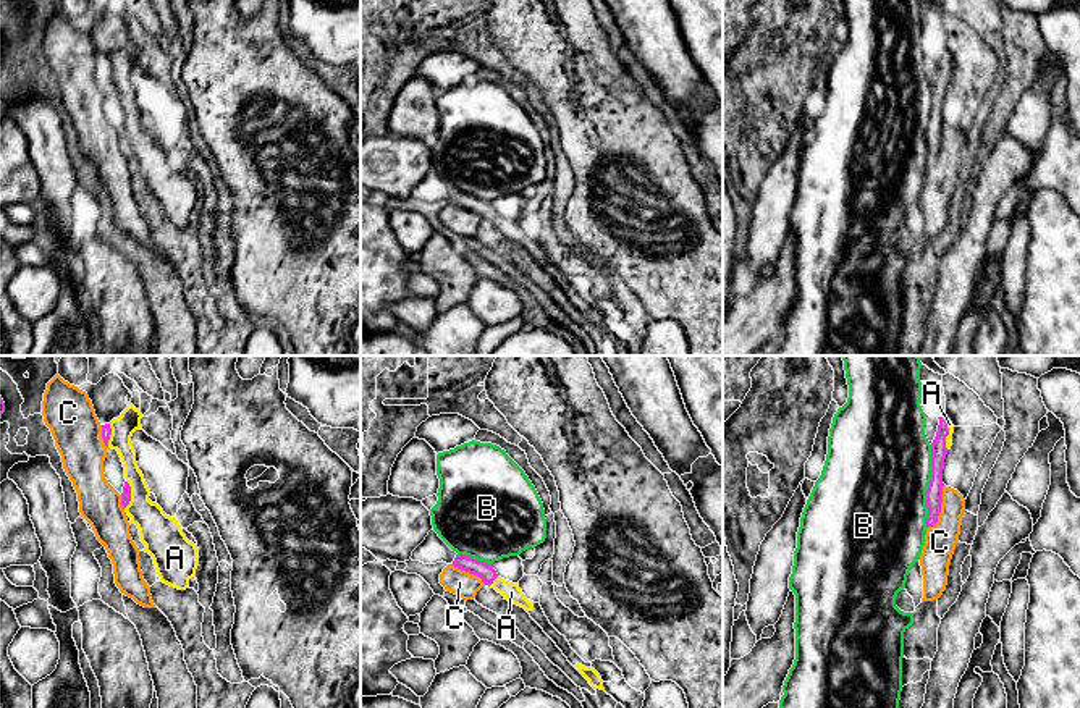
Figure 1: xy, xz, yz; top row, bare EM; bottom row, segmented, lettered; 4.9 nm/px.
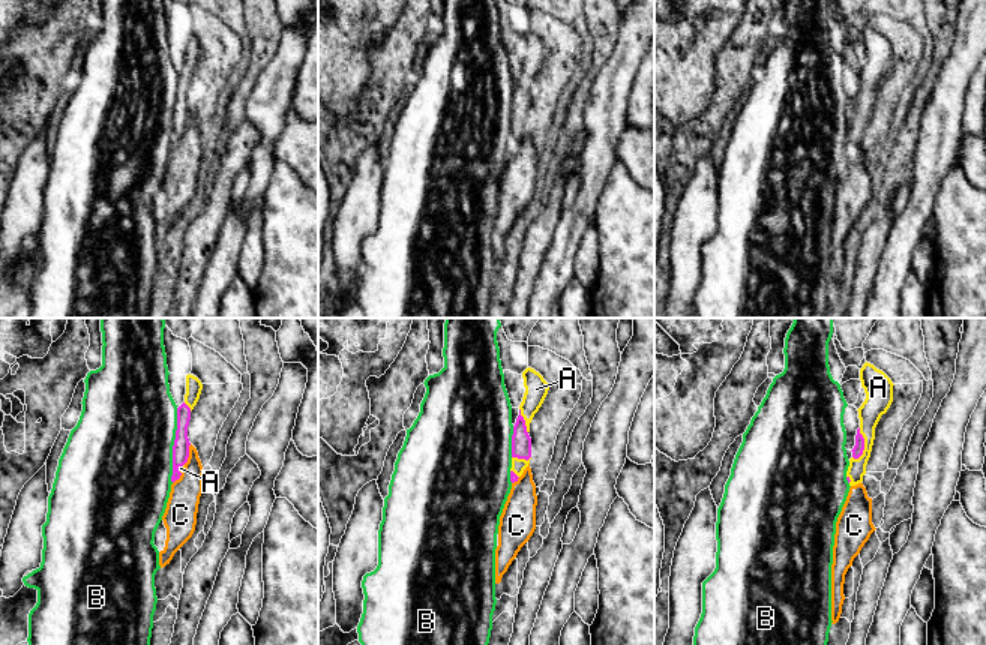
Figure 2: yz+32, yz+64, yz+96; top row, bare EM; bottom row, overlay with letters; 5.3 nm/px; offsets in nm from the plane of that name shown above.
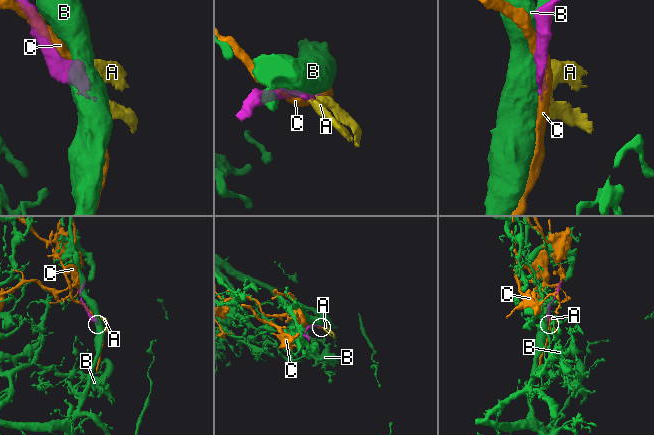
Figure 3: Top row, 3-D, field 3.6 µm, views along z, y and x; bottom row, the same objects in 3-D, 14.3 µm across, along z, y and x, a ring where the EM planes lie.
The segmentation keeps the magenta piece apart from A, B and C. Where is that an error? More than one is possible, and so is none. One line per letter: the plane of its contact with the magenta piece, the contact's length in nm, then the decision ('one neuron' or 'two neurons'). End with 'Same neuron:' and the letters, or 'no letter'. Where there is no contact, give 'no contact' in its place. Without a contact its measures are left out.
A: meets magenta in yz; contact 160 nm long; one neuron
B: meets magenta in yz; contact 420 nm long; two neurons
C: meets magenta in yz; contact 240 nm long; two neurons
Same neuron: A

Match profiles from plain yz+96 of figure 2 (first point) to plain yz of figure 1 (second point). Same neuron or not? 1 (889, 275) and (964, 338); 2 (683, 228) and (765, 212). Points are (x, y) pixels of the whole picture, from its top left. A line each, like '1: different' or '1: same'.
1: same
2: same

